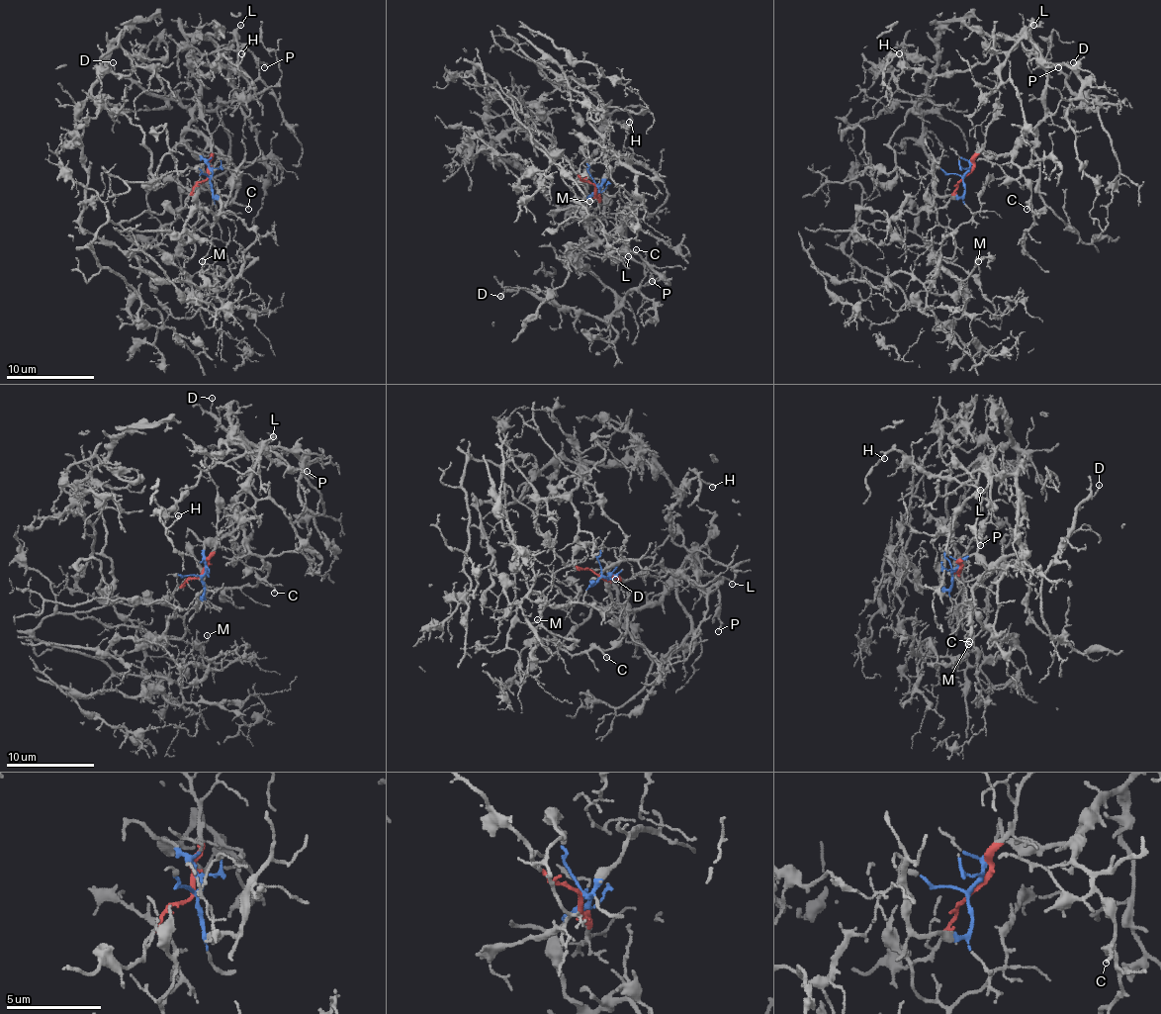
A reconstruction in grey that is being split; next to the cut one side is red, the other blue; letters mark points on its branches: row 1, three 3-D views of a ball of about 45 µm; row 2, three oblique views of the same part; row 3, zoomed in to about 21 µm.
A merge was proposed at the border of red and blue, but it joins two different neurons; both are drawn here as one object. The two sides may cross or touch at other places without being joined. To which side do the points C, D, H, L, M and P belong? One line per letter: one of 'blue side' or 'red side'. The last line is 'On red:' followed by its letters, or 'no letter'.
C: blue side
D: blue side
H: blue side
L: blue side
M: red side
P: blue side
On red: M

